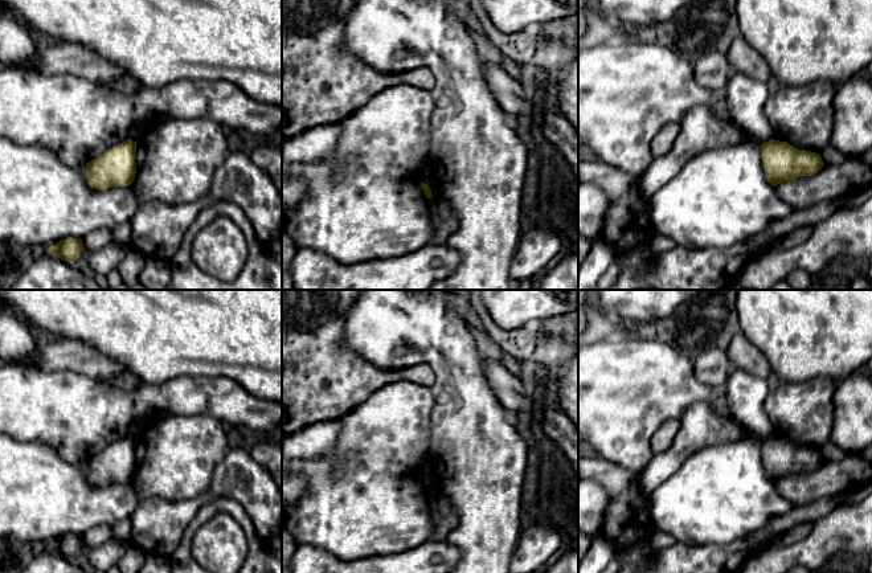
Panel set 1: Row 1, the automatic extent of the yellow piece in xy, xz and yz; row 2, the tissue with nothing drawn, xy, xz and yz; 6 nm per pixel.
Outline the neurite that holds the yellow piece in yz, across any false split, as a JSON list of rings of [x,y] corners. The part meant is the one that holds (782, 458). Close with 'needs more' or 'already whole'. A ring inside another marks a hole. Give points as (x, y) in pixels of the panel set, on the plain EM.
[[[774,435],[761,441],[761,454],[767,478],[773,483],[802,472],[812,472],[824,461],[819,450],[798,446]]]; already whole

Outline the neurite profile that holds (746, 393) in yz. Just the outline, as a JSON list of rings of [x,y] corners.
[[[730,369],[725,386],[729,413],[750,431],[750,435],[761,441],[773,435],[773,426],[765,412],[771,385],[773,380]]]

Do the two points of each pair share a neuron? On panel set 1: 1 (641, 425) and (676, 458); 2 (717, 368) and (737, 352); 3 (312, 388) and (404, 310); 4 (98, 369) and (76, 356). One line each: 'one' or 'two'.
1: two
2: two
3: two
4: one

